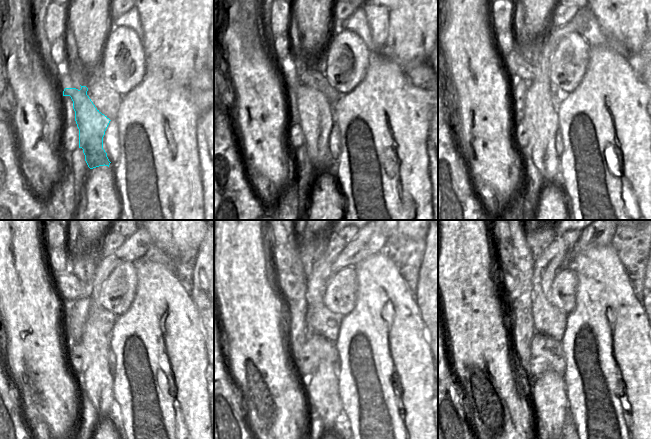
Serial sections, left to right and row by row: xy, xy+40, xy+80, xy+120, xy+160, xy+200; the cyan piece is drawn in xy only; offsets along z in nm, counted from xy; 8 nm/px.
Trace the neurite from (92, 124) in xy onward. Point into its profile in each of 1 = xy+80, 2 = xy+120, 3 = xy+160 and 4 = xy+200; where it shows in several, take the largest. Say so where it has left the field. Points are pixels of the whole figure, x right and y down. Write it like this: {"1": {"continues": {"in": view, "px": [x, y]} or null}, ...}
{"1": {"continues": {"in": "xy+80", "px": [537, 108]}}, "2": {"continues": {"in": "xy+120", "px": [96, 382]}}, "3": {"continues": {"in": "xy+160", "px": [321, 388]}}, "4": {"continues": {"in": "xy+200", "px": [547, 394]}}}

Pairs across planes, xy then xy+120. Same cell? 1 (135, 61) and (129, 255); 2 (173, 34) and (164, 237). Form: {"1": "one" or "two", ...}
{"1": "two", "2": "one"}

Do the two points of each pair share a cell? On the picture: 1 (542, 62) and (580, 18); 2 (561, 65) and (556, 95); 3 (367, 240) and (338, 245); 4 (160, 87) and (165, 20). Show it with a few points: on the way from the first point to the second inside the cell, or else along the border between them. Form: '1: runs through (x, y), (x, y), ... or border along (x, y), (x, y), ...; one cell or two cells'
1: runs through (548, 50), (551, 42), (563, 30), (568, 28); one cell
2: border along (552, 86), (565, 93); two cells
3: border along (347, 244), (332, 263); two cells
4: border along (147, 71), (164, 71), (170, 79), (181, 84); two cells

